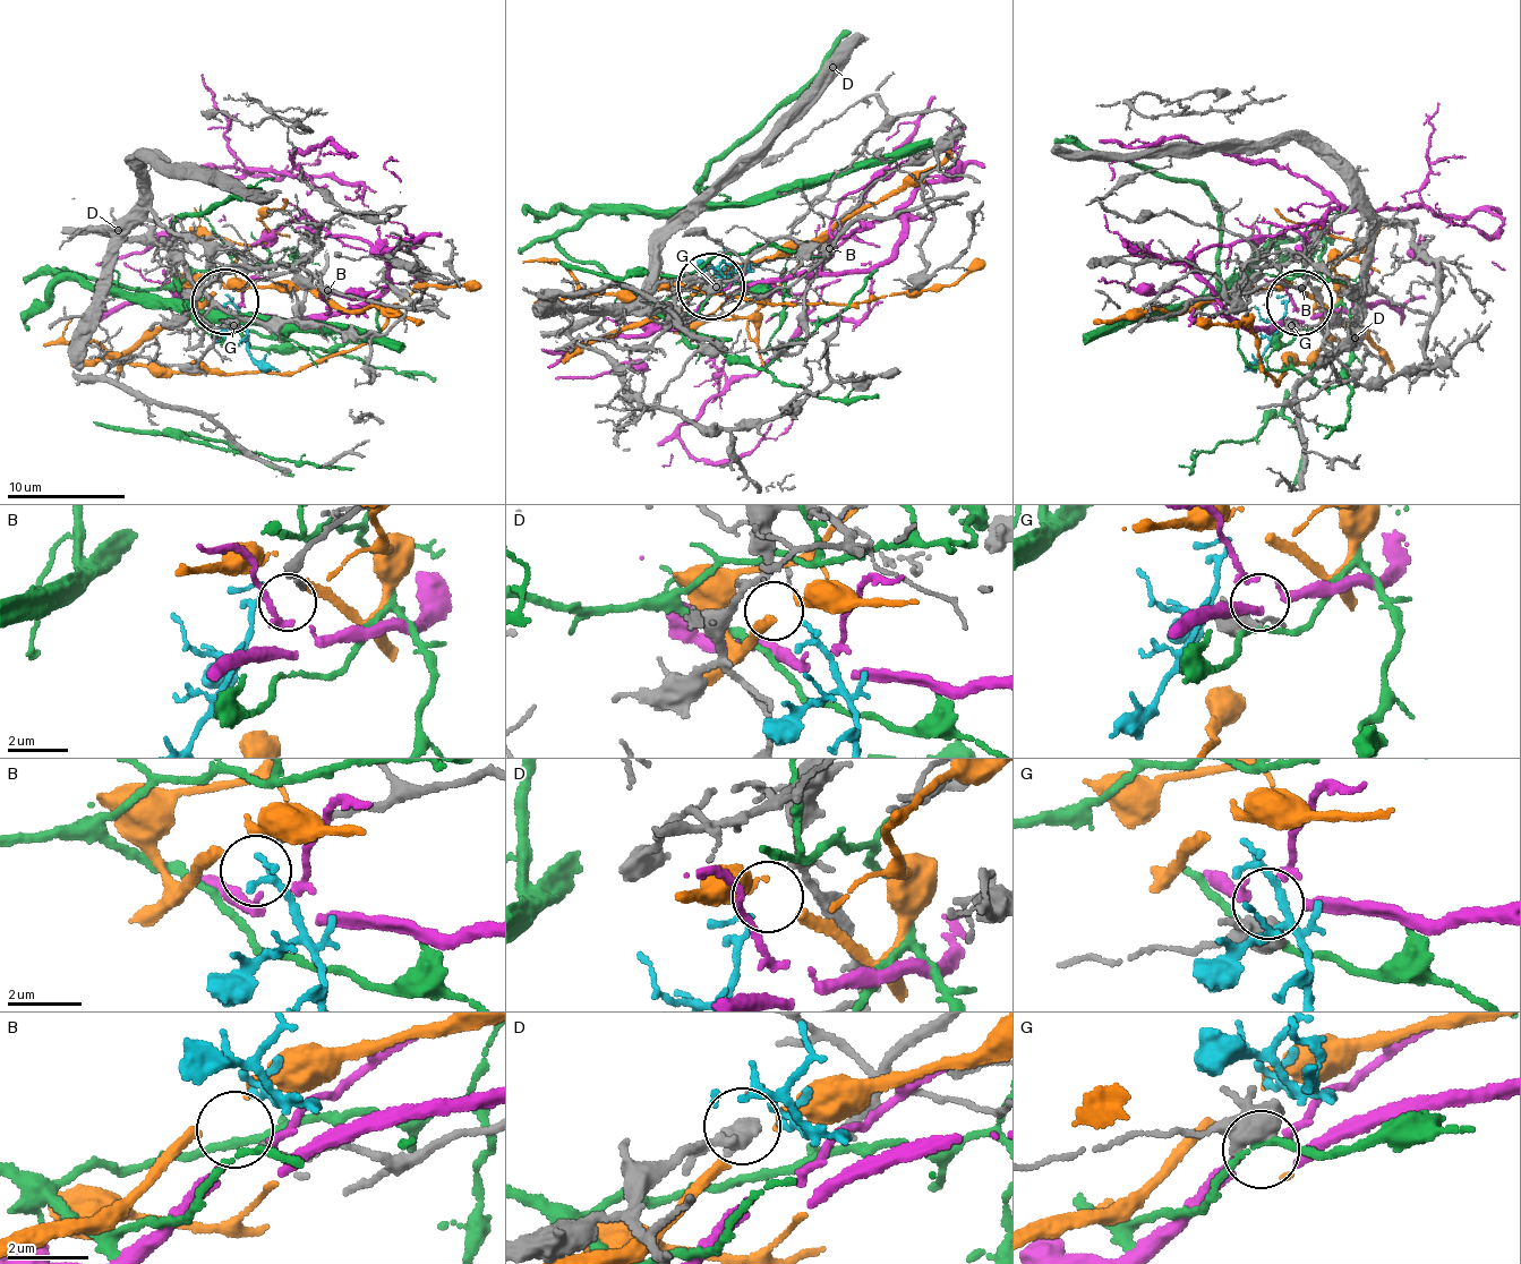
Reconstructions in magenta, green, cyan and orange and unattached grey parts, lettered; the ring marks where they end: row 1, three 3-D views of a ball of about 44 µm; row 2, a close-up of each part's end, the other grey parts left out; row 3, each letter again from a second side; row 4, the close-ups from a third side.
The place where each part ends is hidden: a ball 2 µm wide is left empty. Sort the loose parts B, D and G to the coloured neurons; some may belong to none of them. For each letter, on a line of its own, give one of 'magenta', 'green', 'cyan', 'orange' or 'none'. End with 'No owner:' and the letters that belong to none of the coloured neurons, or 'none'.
B: none
D: cyan
G: magenta
No owner: B

